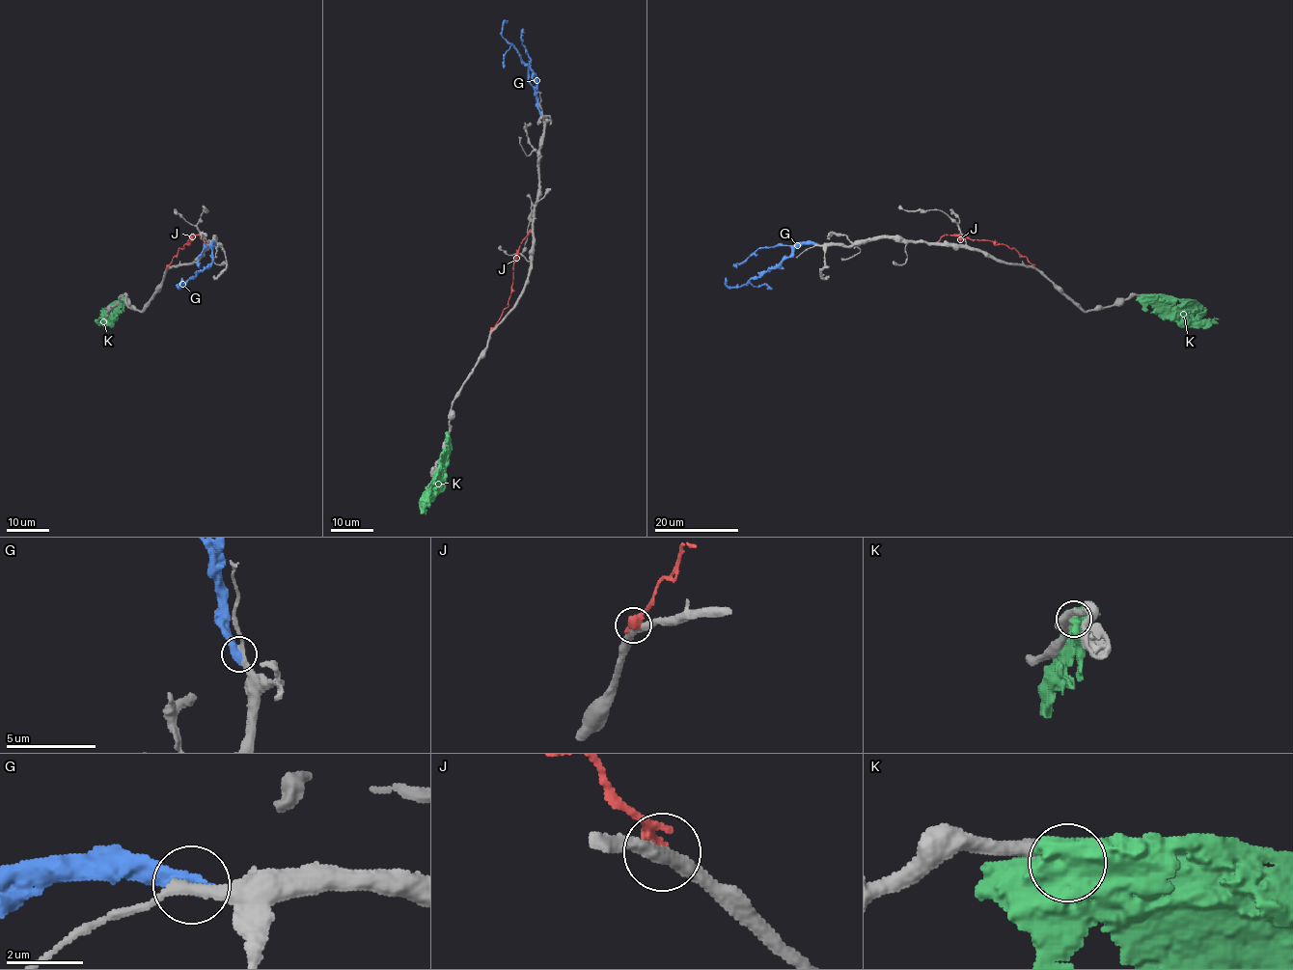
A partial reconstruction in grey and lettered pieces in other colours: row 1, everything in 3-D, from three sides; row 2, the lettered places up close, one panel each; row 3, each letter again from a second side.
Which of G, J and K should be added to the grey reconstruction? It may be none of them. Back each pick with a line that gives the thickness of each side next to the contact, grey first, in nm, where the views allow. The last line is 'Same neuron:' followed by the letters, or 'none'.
G: 260 nm thick on the grey side, 500 nm on the other
Same neuron: G

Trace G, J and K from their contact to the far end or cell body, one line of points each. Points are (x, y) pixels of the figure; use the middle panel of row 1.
G: (541, 114), (533, 71), (502, 35), (503, 23), (507, 21)
J: (491, 329), (508, 306), (513, 265), (530, 230)
K: (446, 442), (446, 459), (438, 467), (438, 477), (426, 490), (426, 506), (421, 513)

